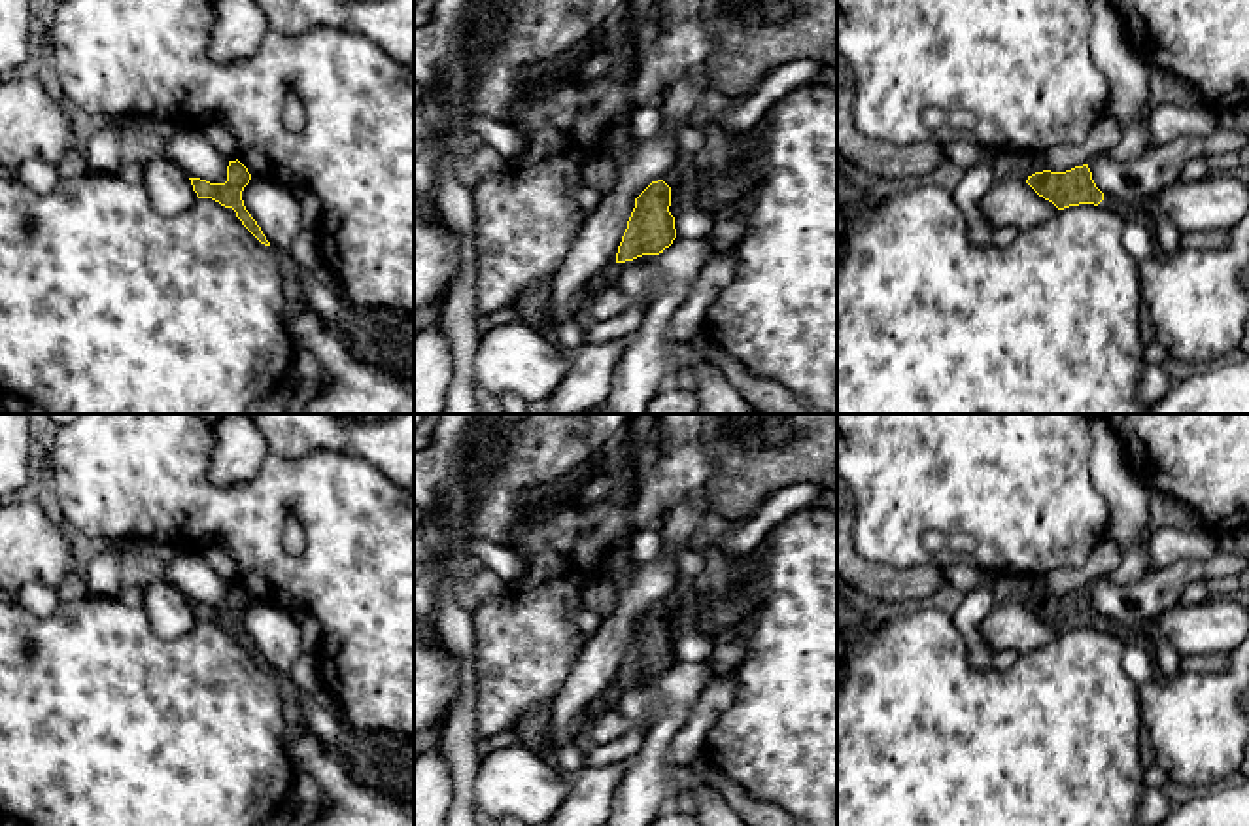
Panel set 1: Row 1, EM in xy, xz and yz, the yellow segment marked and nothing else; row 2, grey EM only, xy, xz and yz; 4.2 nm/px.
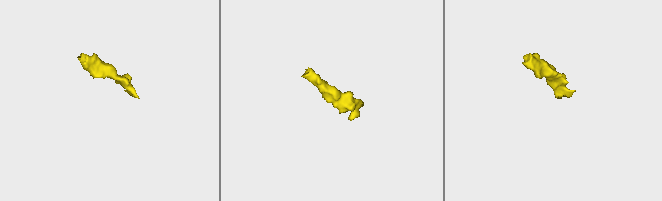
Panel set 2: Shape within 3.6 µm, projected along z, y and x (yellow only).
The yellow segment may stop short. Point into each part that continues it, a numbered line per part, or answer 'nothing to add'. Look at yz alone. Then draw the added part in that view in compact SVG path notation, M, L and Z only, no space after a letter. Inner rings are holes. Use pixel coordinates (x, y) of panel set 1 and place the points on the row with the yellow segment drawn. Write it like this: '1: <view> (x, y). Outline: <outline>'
1: yz (1129, 212). Outline: M1104 193L1104 200L1098 206L1102 210L1121 215L1124 221L1132 221L1132 219L1139 217L1136 206L1126 204L1111 195L1105 195L1105 193Z

